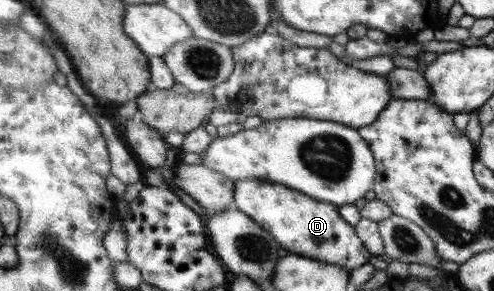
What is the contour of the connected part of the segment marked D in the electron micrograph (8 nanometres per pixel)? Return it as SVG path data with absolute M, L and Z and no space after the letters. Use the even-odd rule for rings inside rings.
M251 178L234 182L233 204L244 211L251 220L255 220L269 235L280 244L282 252L308 256L323 263L345 267L349 271L371 262L376 270L388 270L388 263L378 255L369 259L369 251L357 236L355 228L340 215L338 205L327 203L304 192L285 187L284 184Z

